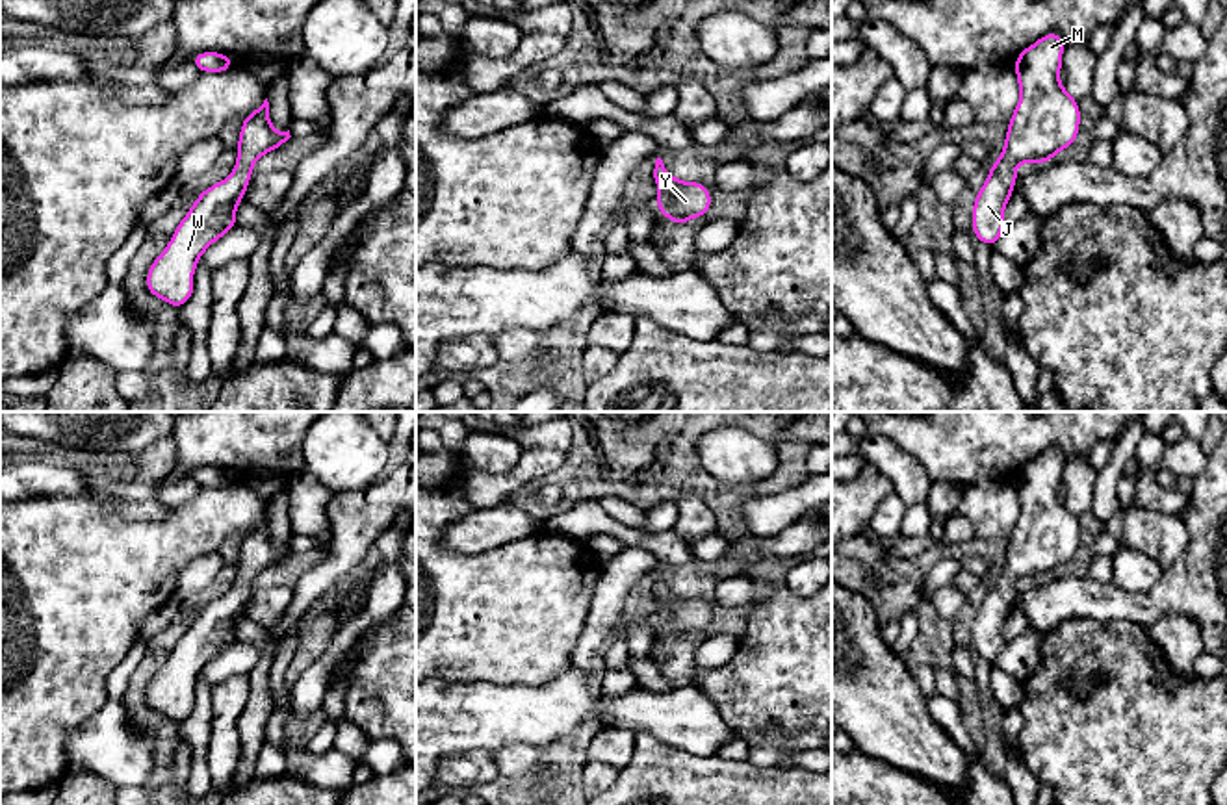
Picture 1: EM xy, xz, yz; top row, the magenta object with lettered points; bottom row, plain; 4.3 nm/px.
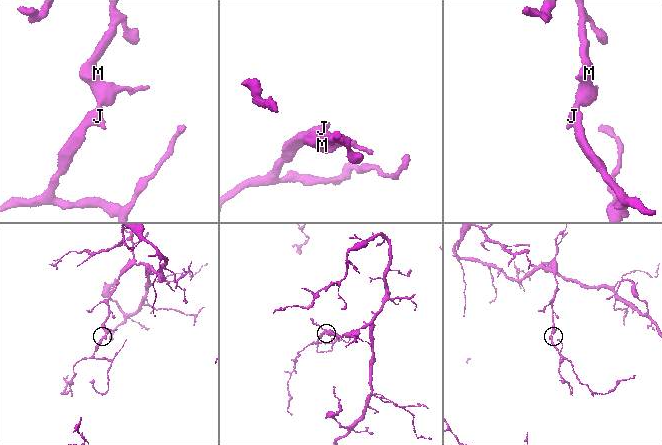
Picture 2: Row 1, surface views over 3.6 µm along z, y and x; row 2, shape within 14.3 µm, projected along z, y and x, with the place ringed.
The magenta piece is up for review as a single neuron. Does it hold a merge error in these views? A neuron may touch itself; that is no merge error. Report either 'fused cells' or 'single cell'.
single cell

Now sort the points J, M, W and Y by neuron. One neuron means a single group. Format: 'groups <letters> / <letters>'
groups J M W Y

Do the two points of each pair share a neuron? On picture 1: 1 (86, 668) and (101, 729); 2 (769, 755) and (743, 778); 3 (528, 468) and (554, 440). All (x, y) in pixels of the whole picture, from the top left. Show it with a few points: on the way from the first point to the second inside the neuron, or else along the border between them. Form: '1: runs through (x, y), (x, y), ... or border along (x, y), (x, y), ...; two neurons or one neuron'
1: border along (108, 700), (65, 739); two neurons
2: border along (749, 759), (756, 766), (776, 772); two neurons
3: border along (524, 447), (557, 447), (565, 453); two neurons

